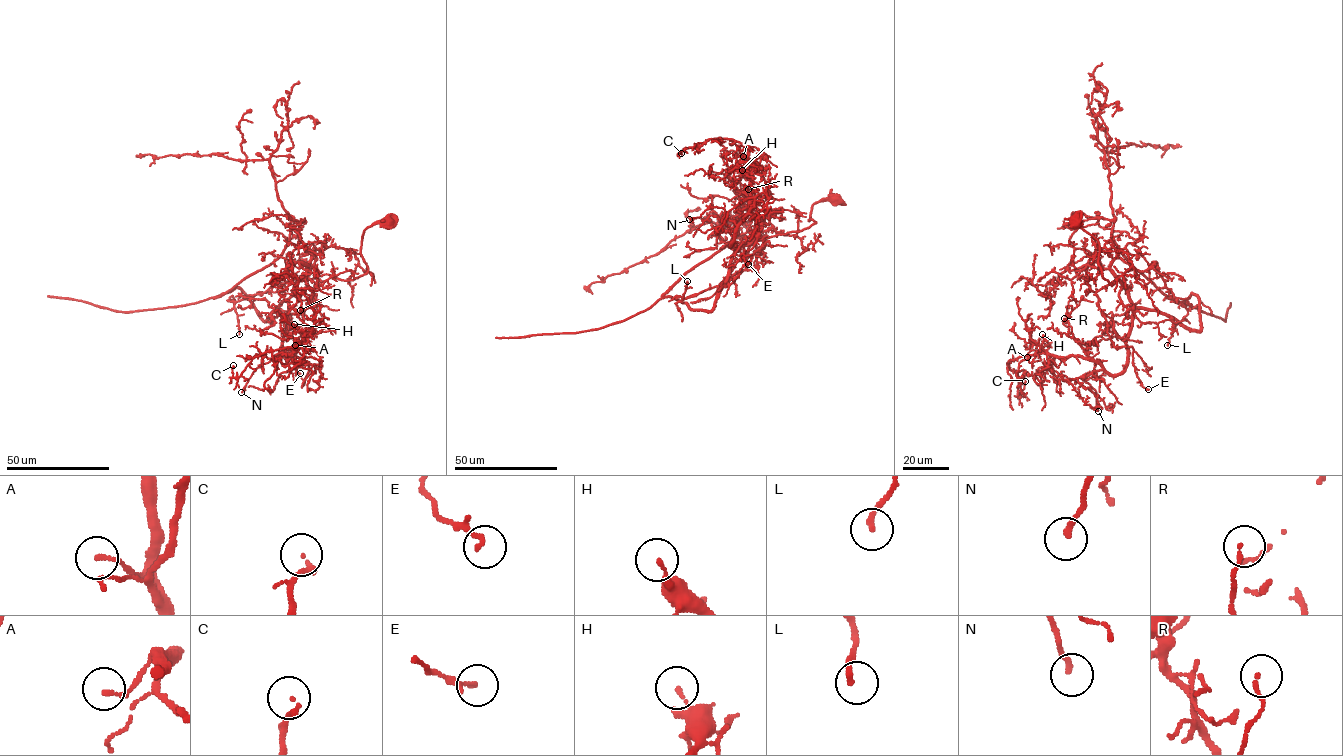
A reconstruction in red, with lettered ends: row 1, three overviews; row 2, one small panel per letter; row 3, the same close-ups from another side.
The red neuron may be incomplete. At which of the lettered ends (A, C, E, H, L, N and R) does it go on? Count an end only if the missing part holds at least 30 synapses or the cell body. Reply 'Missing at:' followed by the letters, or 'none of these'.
Missing at: none of these

